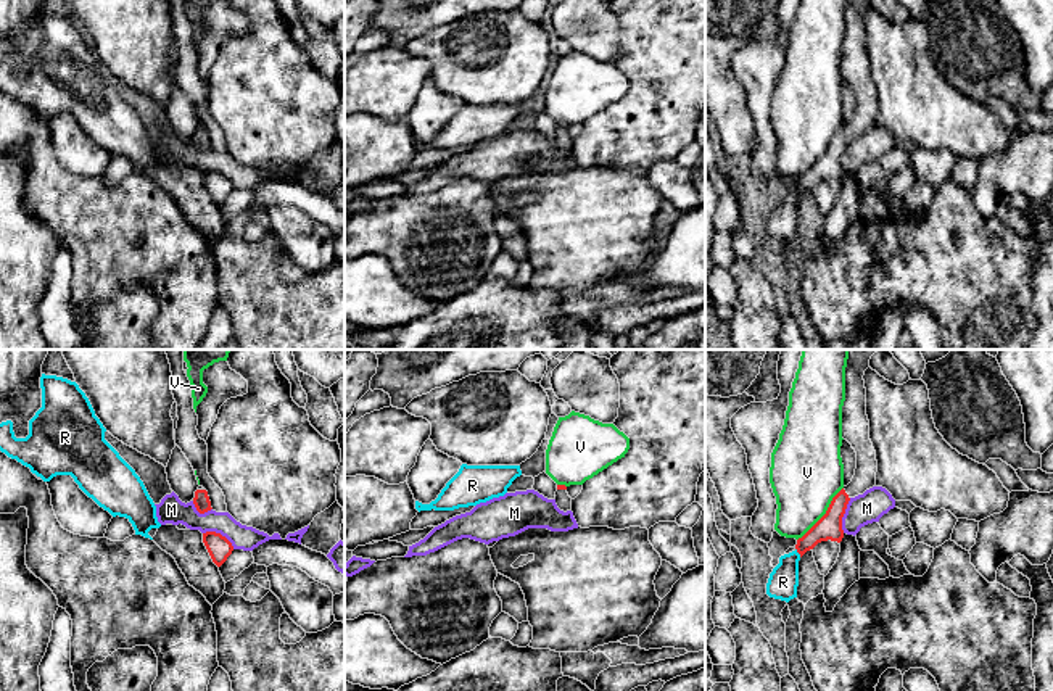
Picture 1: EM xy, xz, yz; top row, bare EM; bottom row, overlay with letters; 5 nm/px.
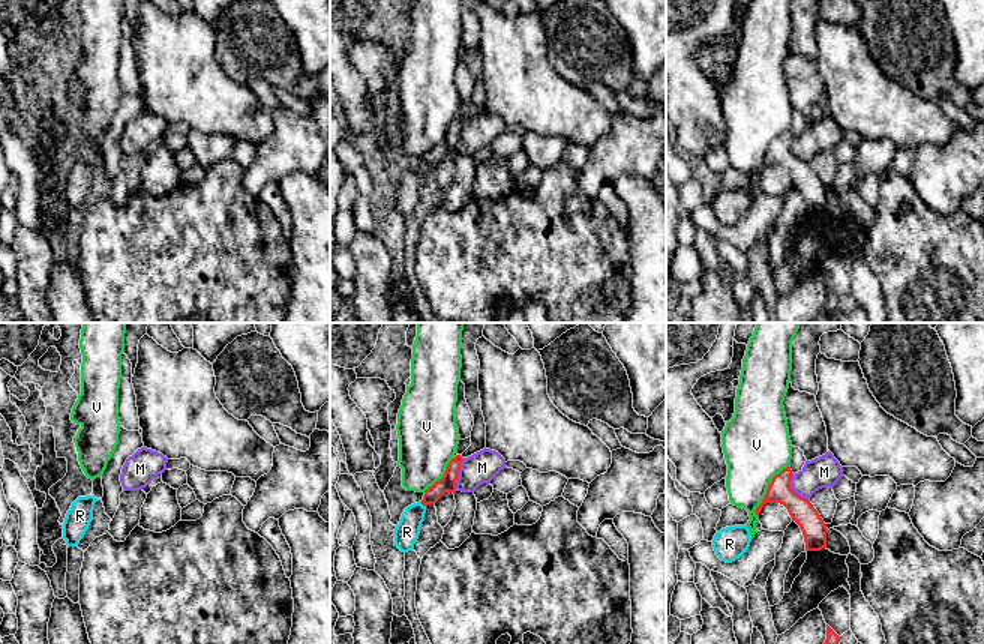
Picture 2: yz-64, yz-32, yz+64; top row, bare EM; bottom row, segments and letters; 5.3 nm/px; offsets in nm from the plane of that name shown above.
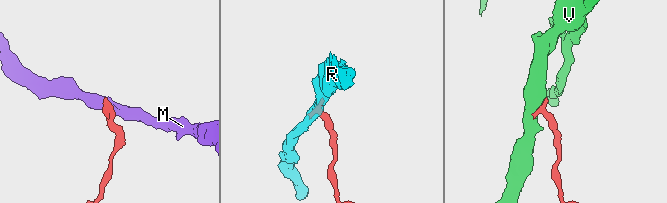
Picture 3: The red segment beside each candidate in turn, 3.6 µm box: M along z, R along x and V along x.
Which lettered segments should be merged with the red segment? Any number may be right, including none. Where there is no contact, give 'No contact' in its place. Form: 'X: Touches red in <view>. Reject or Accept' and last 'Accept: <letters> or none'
M: Touches red in yz. Reject
R: Touches red in yz. Reject
V: Touches red in yz. Reject
Accept: none

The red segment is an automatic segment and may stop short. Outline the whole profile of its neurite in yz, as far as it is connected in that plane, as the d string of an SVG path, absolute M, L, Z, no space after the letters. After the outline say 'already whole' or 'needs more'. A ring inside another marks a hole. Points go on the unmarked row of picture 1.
M847 0L845 6L845 40L842 45L842 77L857 92L857 108L852 121L844 126L831 140L826 153L797 179L795 188L800 197L821 180L844 177L842 156L852 137L876 126L878 100L869 79L869 60L866 55L865 10L869 0Z | needs more

